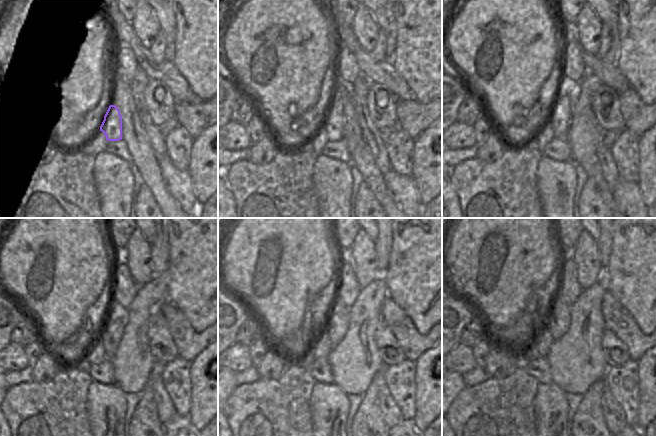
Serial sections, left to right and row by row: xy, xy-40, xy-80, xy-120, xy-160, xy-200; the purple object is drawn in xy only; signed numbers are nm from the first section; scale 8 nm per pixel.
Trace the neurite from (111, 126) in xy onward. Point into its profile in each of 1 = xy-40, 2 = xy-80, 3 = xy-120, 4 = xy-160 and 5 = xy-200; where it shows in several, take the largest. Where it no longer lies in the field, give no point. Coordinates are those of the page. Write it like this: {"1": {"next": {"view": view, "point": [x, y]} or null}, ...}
{"1": {"next": {"view": "xy-40", "point": [334, 123]}}, "2": {"next": {"view": "xy-80", "point": [561, 112]}}, "3": {"next": {"view": "xy-120", "point": [117, 319]}}, "4": {"next": {"view": "xy-160", "point": [337, 325]}}, "5": {"next": {"view": "xy-200", "point": [559, 320]}}}

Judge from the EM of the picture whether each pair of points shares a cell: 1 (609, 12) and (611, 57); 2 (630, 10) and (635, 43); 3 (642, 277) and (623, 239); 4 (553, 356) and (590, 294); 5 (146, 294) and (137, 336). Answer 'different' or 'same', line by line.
1: same
2: same
3: same
4: same
5: same

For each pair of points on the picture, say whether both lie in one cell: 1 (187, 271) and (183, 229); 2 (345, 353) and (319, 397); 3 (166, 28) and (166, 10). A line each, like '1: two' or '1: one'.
1: one
2: two
3: one

